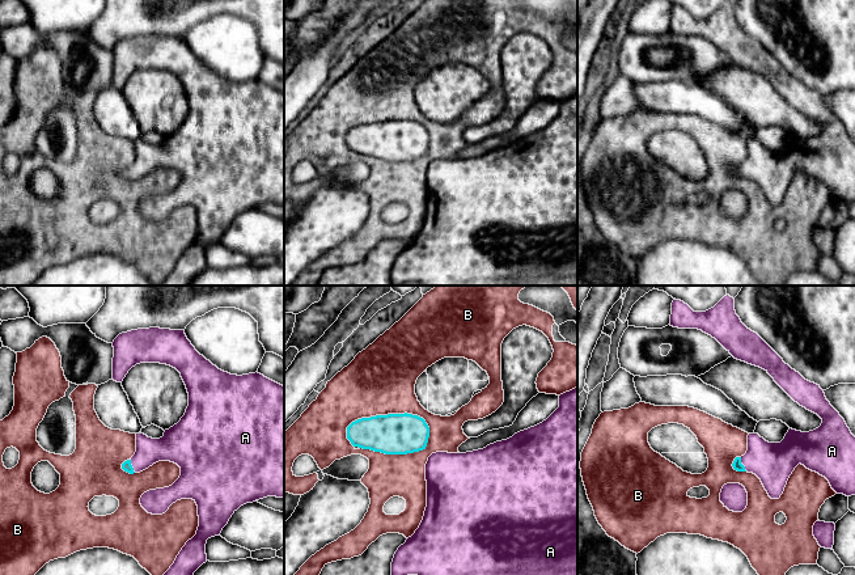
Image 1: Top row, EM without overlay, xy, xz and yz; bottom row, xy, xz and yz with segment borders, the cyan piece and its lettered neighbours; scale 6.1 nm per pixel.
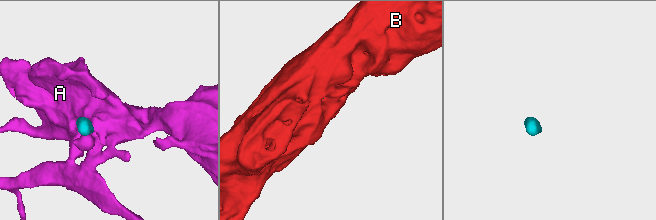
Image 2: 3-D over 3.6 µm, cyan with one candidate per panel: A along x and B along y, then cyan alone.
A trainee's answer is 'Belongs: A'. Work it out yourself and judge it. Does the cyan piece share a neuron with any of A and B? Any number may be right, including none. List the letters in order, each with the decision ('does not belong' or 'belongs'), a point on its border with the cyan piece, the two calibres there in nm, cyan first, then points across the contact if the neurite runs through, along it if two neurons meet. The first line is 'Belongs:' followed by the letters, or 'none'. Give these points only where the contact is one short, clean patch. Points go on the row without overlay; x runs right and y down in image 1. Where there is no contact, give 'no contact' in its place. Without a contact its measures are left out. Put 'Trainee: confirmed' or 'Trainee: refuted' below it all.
Belongs: A
A: belongs | yz (741, 170) | 60/260 nm | across yz (737, 172), (741, 170), (773, 169)
B: does not belong | xz (393, 121) | 260/420 nm
Trainee: confirmed

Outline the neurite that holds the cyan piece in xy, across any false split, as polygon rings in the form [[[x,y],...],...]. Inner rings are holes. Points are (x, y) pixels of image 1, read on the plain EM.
[[[160,34],[137,35],[119,41],[114,48],[113,86],[122,89],[128,77],[140,69],[160,69],[175,75],[186,92],[189,113],[181,127],[165,136],[160,145],[136,140],[136,158],[122,170],[130,181],[140,179],[158,168],[170,168],[181,174],[179,185],[169,194],[149,196],[140,204],[141,213],[152,221],[162,221],[181,206],[192,206],[198,212],[199,233],[196,241],[186,249],[174,270],[160,286],[191,286],[207,269],[207,246],[220,242],[232,221],[244,211],[276,203],[284,204],[284,93],[255,79],[230,81],[219,76],[200,62],[187,46],[185,37]]]

